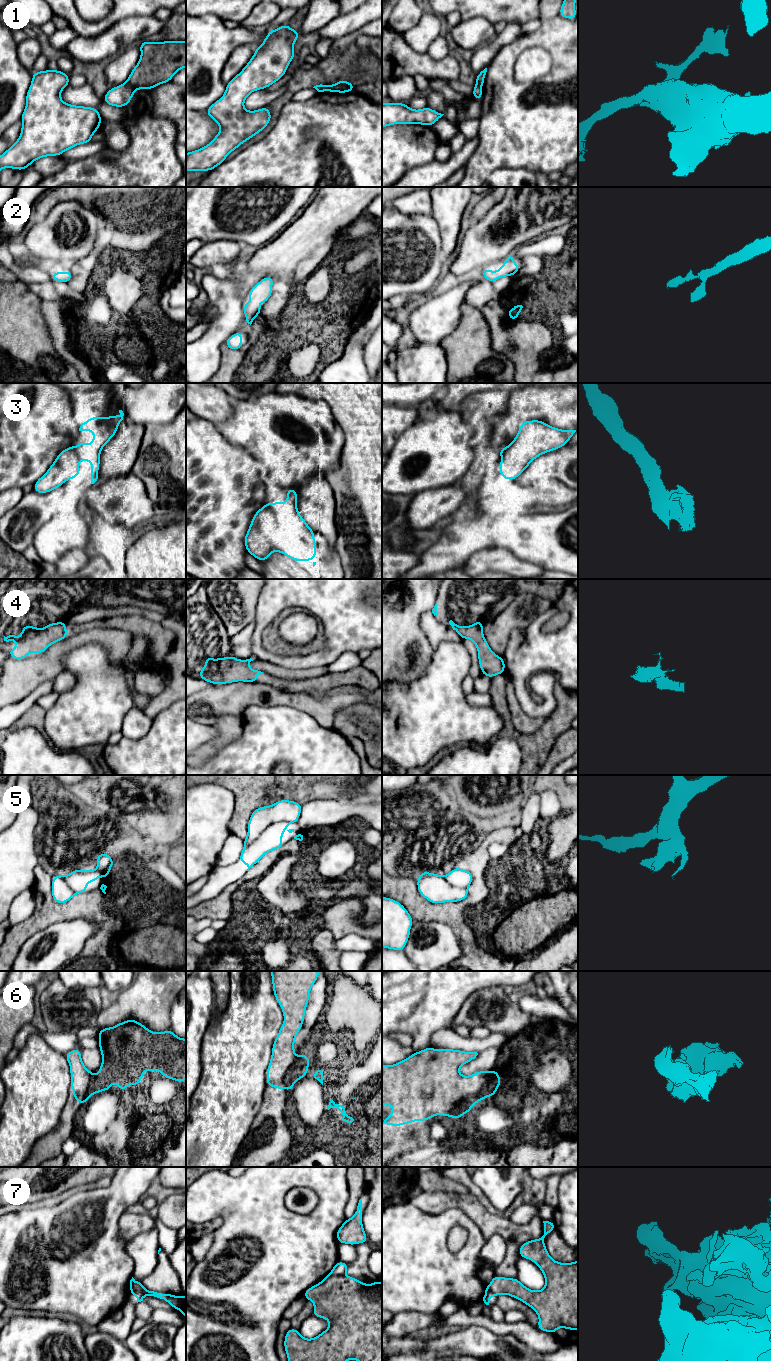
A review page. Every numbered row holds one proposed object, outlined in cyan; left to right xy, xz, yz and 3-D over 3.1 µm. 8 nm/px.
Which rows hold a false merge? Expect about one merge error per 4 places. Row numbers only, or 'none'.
1, 6, 7

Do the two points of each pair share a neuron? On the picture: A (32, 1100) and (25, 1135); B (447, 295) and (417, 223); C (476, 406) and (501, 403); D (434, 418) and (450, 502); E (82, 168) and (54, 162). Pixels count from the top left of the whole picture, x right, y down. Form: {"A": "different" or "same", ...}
{"A": "same", "B": "different", "C": "same", "D": "same", "E": "different"}

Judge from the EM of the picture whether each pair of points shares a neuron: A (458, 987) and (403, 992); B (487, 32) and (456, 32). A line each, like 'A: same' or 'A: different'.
A: same
B: same

